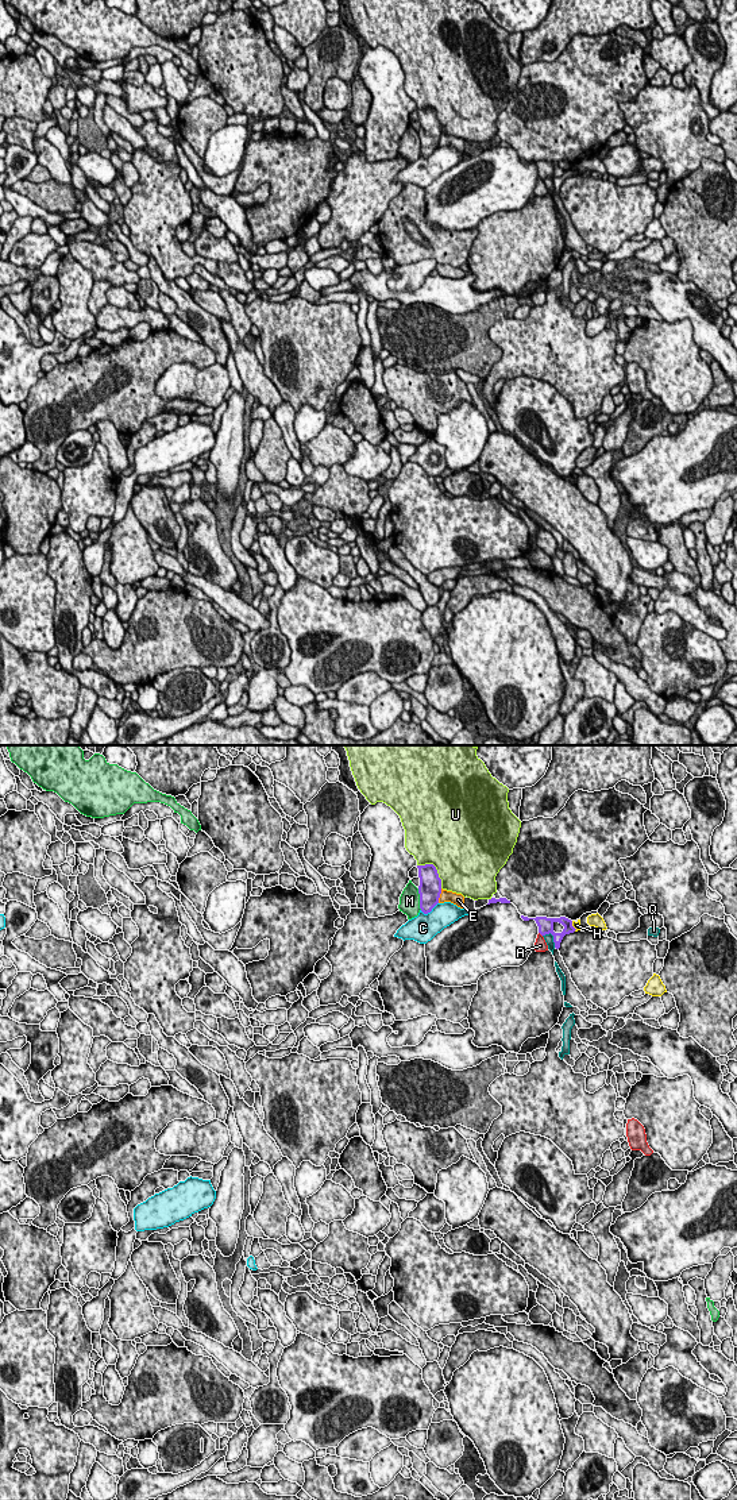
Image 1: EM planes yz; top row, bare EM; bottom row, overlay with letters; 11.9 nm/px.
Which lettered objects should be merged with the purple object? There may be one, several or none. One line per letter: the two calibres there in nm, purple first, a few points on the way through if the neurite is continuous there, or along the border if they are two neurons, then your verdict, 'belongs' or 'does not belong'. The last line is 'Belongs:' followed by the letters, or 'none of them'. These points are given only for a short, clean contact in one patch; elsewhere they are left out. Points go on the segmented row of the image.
A: 190/160 nm | does not belong
C: 260/320 nm | does not belong
E: 280/140 nm | does not belong
H: 120/90 nm | along yz (571, 921), (575, 930) | does not belong
M: 280/260 nm | does not belong
Q: 190/100 nm | does not belong
U: 280/480 nm | does not belong
Belongs: none of them

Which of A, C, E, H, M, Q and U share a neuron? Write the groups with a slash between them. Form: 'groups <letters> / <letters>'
groups A / C / E / H / M / Q / U

